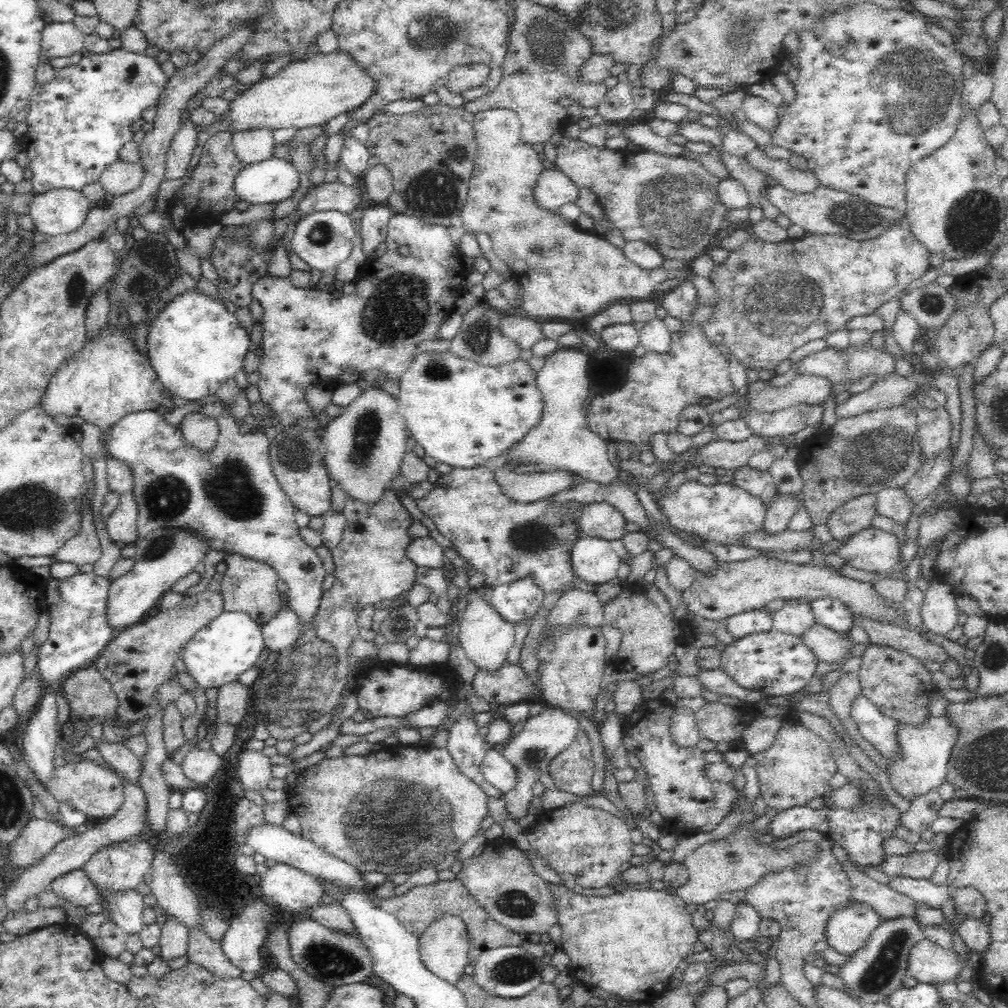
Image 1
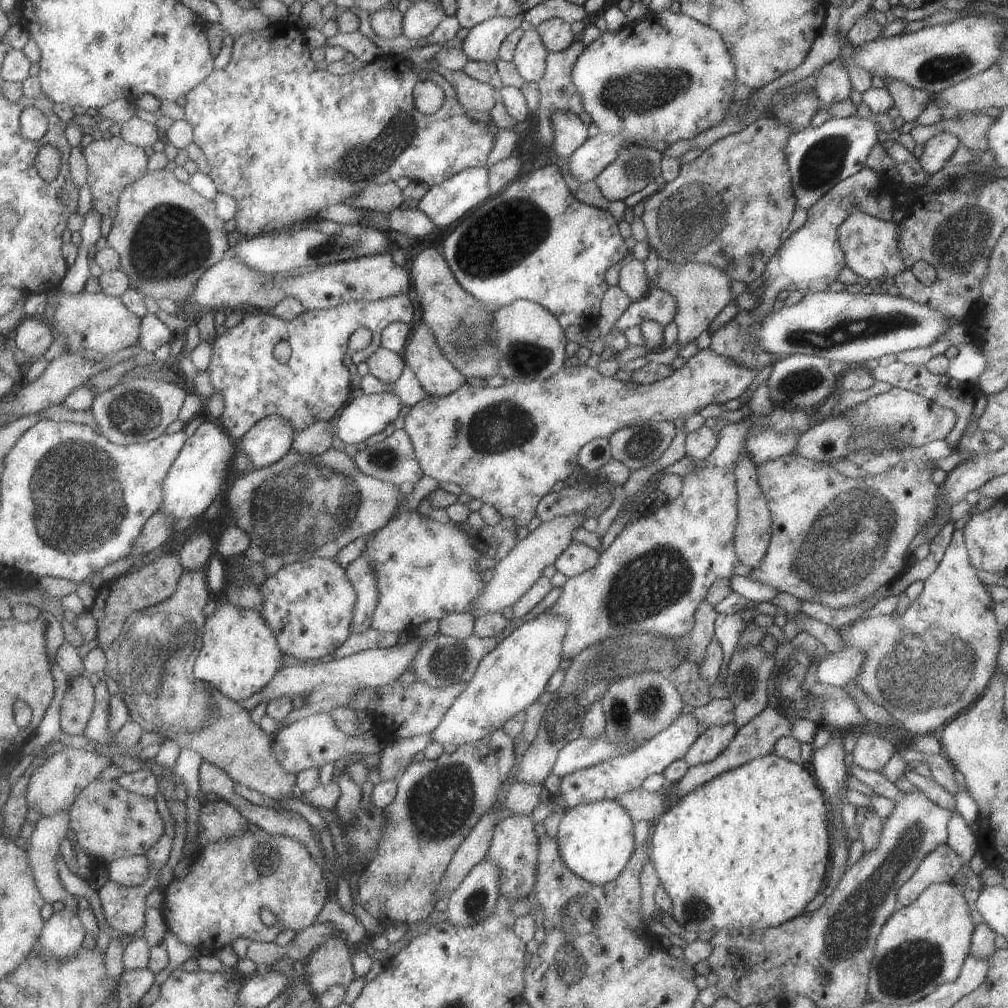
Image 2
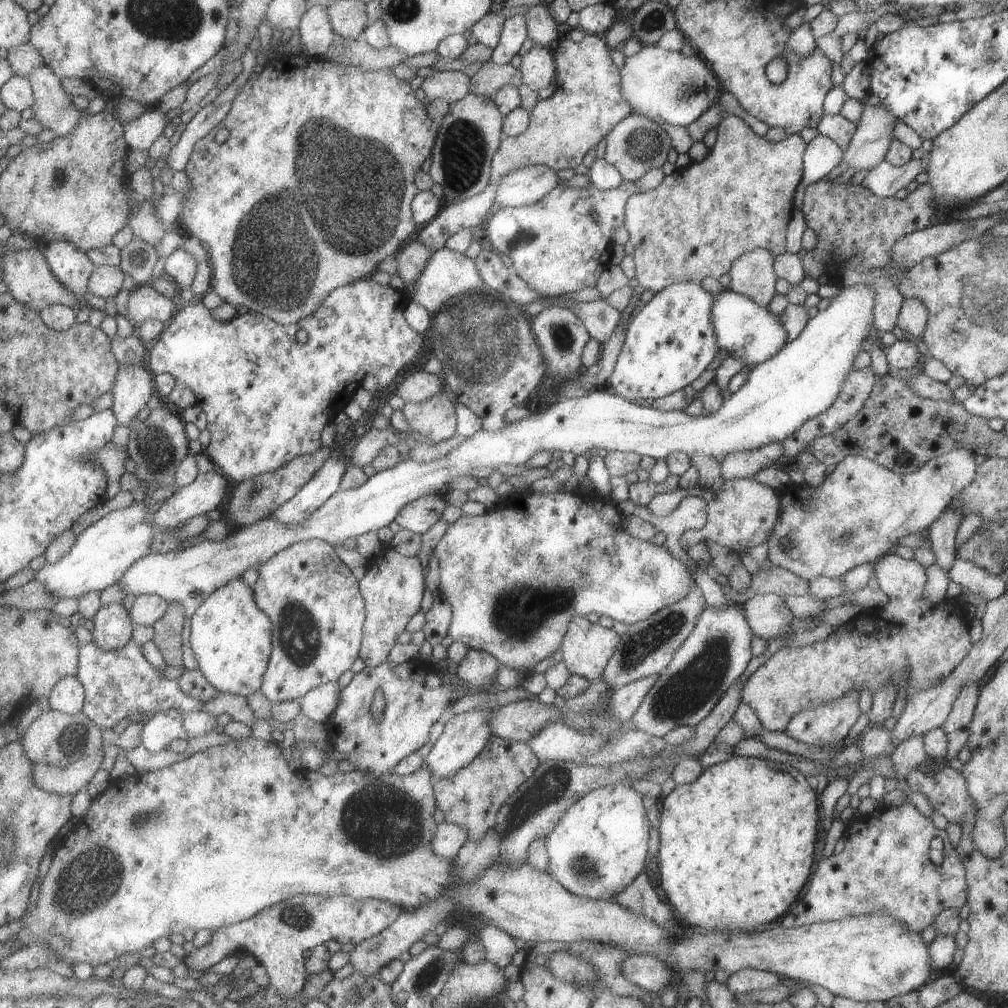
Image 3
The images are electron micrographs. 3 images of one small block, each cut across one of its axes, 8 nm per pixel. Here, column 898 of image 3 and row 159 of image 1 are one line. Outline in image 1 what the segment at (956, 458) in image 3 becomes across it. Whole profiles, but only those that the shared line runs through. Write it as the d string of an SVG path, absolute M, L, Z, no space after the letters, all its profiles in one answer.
M490 108L488 110L477 112L473 120L473 129L475 132L475 141L477 142L478 150L476 156L474 156L474 168L471 174L469 182L469 190L466 204L463 206L461 212L461 224L460 228L464 229L466 232L484 232L488 234L492 239L492 248L496 255L502 259L506 266L511 270L511 277L522 285L524 289L523 300L521 302L520 308L526 312L526 316L534 319L559 319L571 321L574 324L580 324L582 321L587 320L590 316L596 314L598 311L608 307L610 304L627 302L629 300L644 300L657 298L657 293L654 291L658 284L662 284L664 280L674 277L688 277L691 283L694 284L694 287L697 289L697 302L702 305L717 305L719 301L719 294L717 294L717 288L712 284L712 281L708 276L699 274L695 271L688 272L686 267L678 270L668 271L663 267L652 268L652 270L646 270L645 268L640 268L637 264L630 262L626 258L626 255L623 253L623 250L612 243L608 242L603 236L600 236L595 231L586 231L580 230L579 227L575 224L575 221L570 221L568 219L563 219L556 215L556 208L552 210L547 210L547 208L542 208L535 201L534 196L534 187L536 186L538 177L542 174L542 171L545 169L544 163L538 157L538 153L532 149L532 146L526 144L521 138L521 122L519 121L518 115L510 109L502 108Z

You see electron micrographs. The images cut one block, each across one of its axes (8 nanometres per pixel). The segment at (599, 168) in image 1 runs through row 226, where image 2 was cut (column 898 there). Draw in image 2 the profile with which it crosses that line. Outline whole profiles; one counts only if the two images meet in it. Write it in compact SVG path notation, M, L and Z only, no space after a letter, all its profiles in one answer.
M962 528L956 529L936 571L925 581L925 588L922 593L914 602L910 602L910 607L904 614L898 616L879 615L850 624L850 626L844 626L845 630L843 630L844 628L838 630L847 647L857 648L865 654L860 674L852 683L856 683L876 704L883 706L893 716L897 724L902 724L903 728L909 730L915 737L928 733L938 733L943 725L951 721L959 713L966 711L969 704L976 702L985 693L991 678L995 675L997 656L1001 645L1001 631L998 628L995 612L993 612L995 603L989 596L987 586L980 582L977 571L970 564Z

